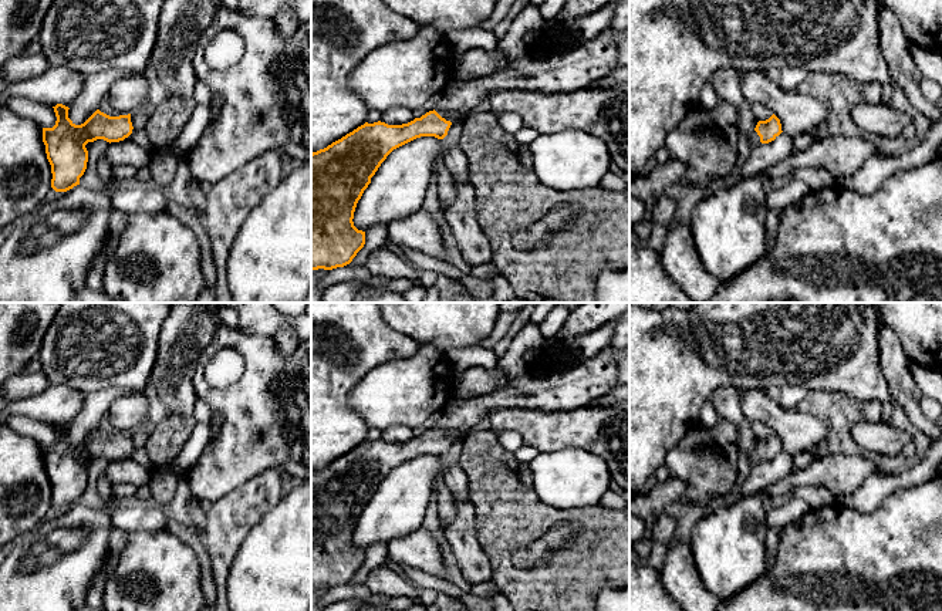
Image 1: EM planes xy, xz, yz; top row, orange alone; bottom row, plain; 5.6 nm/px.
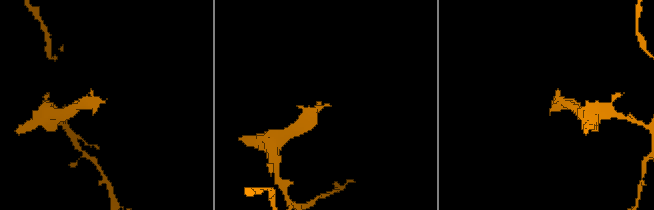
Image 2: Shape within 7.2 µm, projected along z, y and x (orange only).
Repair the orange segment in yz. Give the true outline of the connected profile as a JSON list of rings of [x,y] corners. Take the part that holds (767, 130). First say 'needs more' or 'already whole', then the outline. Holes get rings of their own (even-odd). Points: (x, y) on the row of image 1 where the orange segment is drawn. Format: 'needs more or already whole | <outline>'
needs more | [[[773,114],[766,121],[759,121],[754,131],[750,135],[753,145],[769,144],[781,134],[780,119]]]

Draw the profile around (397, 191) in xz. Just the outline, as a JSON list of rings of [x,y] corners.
[[[421,136],[394,149],[358,200],[354,226],[367,232],[375,225],[389,227],[392,222],[415,215],[423,205],[443,148],[442,139]]]

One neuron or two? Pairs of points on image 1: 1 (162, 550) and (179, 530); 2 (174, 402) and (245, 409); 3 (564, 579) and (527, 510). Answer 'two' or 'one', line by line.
1: two
2: two
3: one

